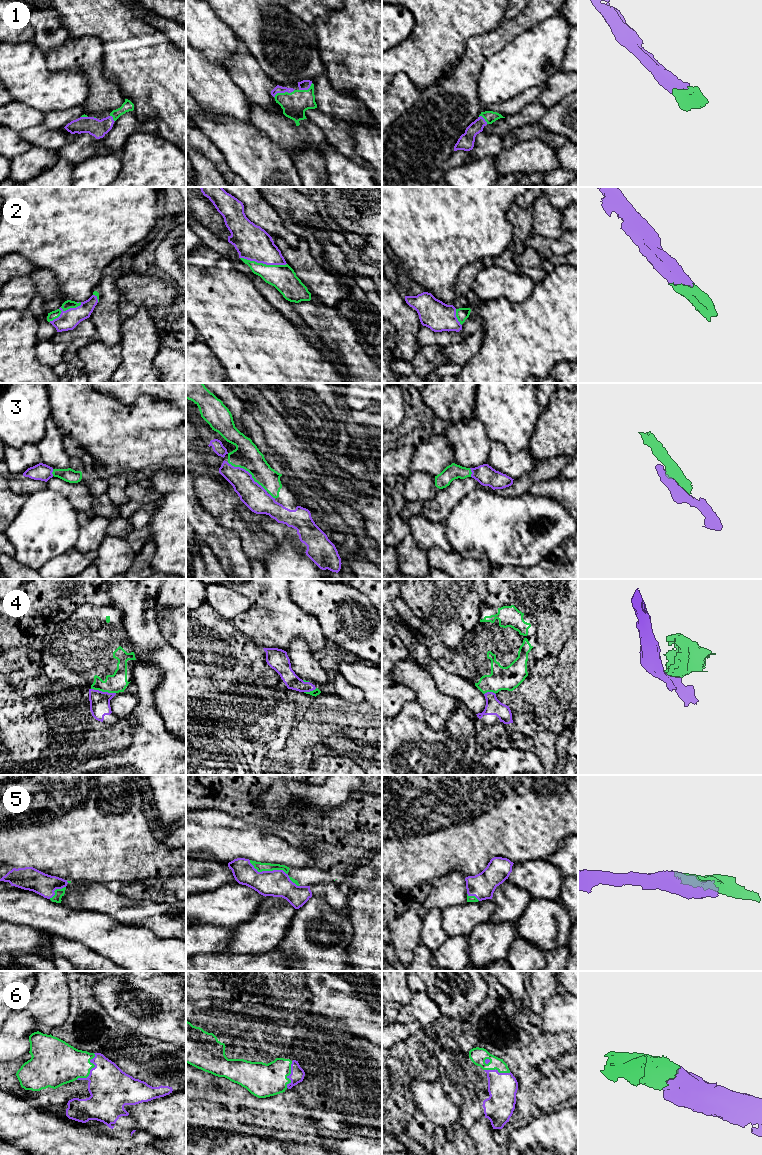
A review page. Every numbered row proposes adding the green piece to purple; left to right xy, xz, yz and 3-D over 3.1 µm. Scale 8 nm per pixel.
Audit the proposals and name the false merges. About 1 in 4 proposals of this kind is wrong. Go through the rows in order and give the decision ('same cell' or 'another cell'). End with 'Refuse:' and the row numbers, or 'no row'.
1: same cell
2: same cell
3: same cell
4: another cell
5: same cell
6: same cell
Refuse: 4

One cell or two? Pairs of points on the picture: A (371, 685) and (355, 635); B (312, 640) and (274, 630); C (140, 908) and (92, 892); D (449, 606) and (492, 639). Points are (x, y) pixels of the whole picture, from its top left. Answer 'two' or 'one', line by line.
A: two
B: one
C: one
D: two

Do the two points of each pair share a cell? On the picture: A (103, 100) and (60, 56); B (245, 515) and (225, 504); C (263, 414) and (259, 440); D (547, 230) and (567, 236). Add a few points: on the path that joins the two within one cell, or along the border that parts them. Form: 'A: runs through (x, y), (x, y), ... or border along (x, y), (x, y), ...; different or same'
A: runs through (98, 85), (95, 75), (83, 63), (75, 62); same
B: border along (233, 491), (235, 513), (246, 525); different
C: border along (246, 410), (262, 430), (264, 440), (274, 448); different
D: border along (564, 230), (559, 237), (548, 238); different

